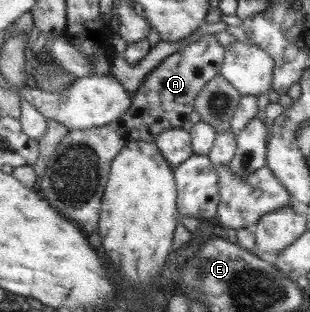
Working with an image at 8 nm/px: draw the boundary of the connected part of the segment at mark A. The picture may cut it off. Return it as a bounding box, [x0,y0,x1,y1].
[38,33,227,233]

